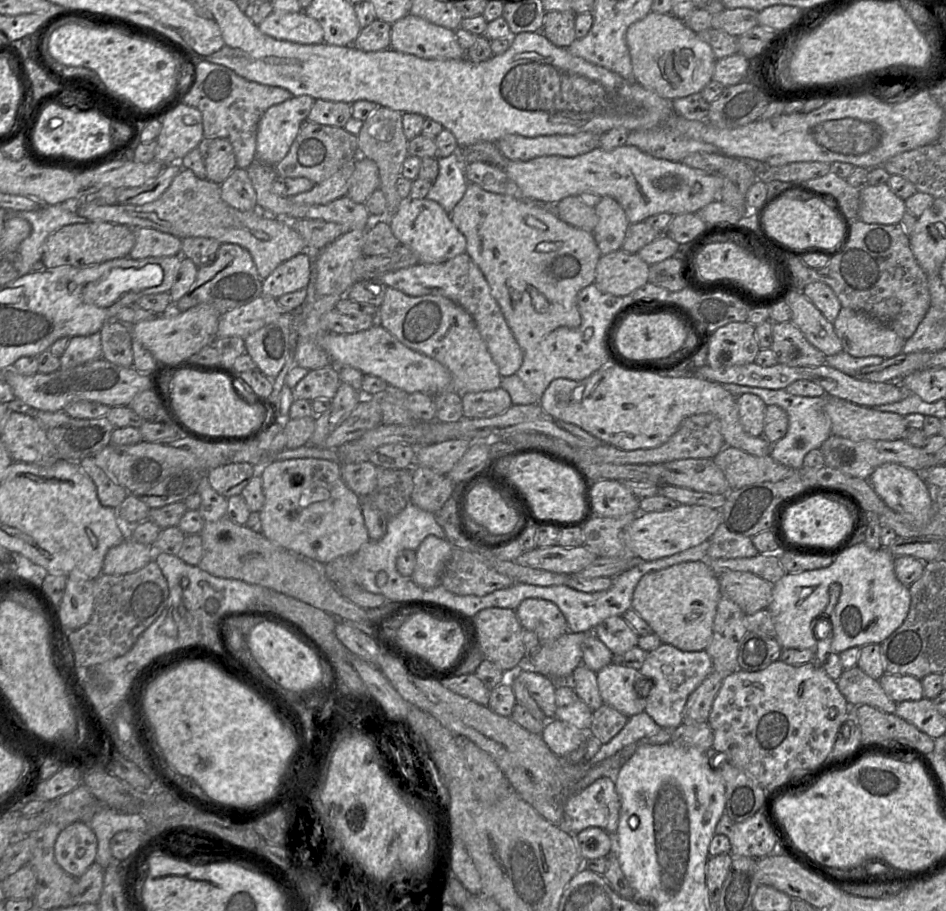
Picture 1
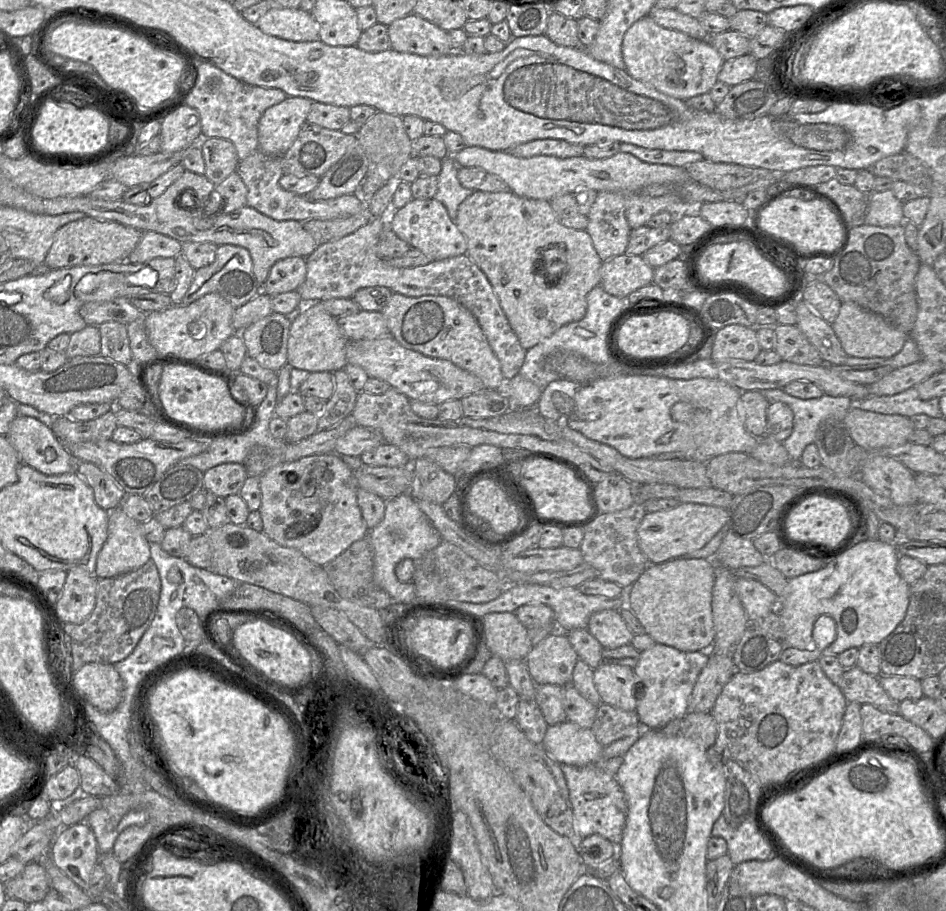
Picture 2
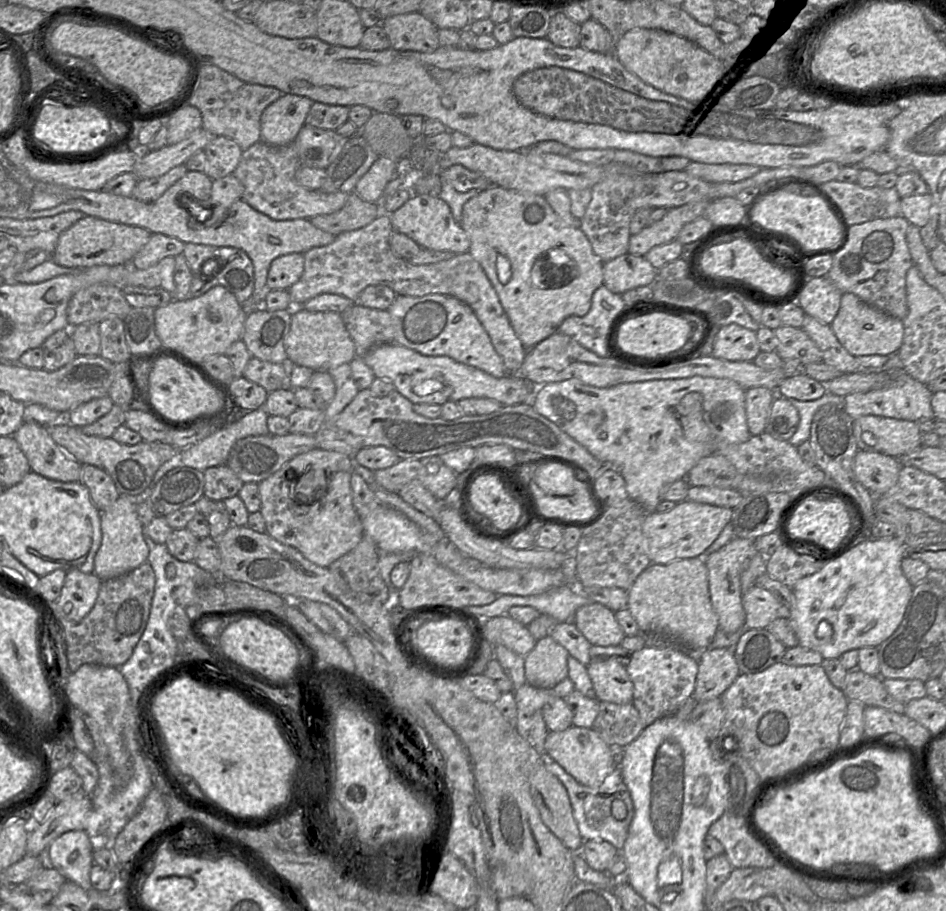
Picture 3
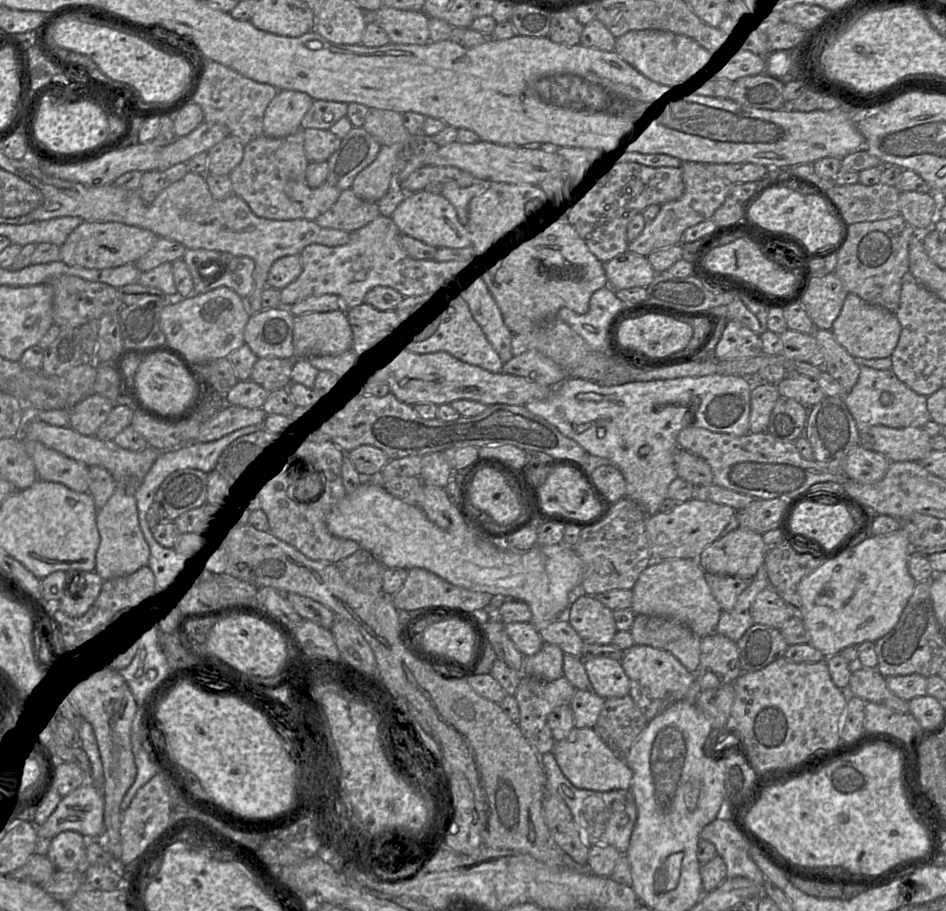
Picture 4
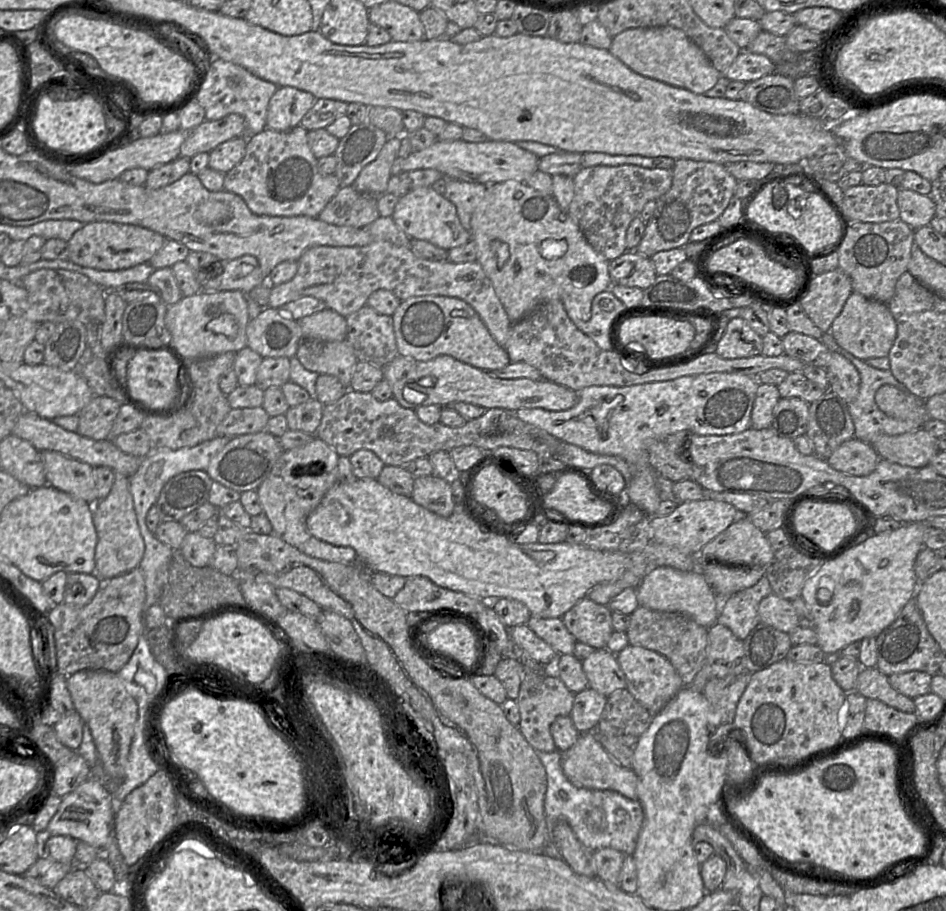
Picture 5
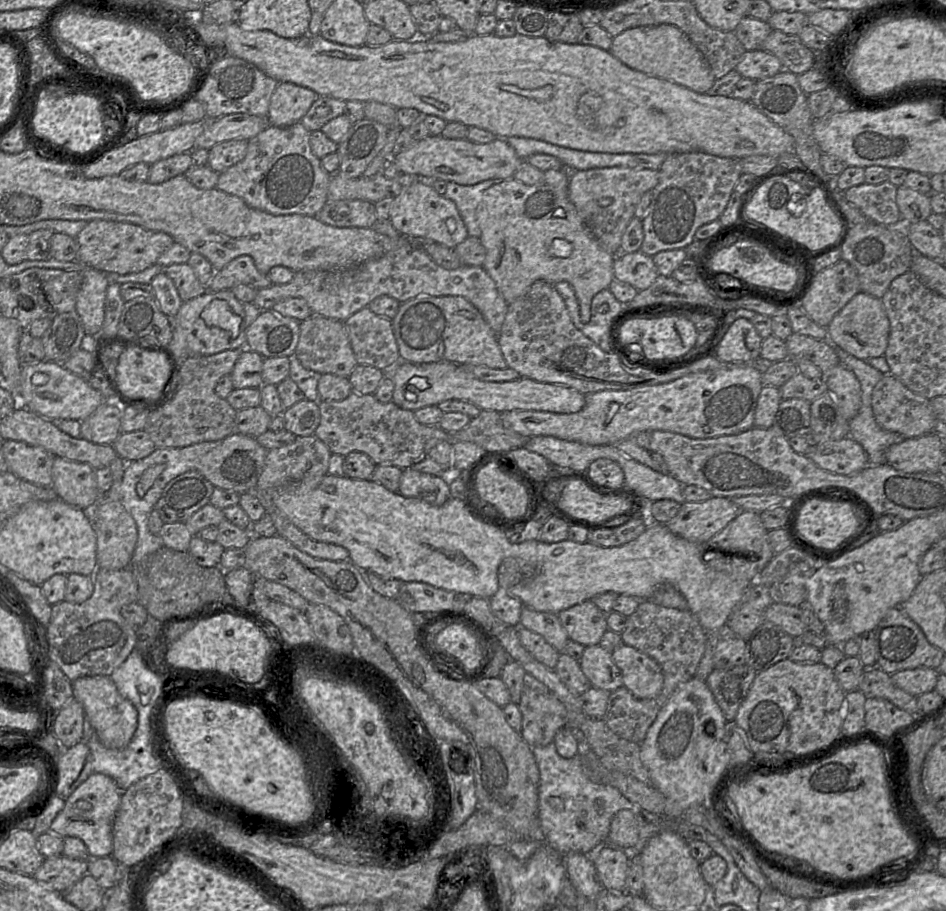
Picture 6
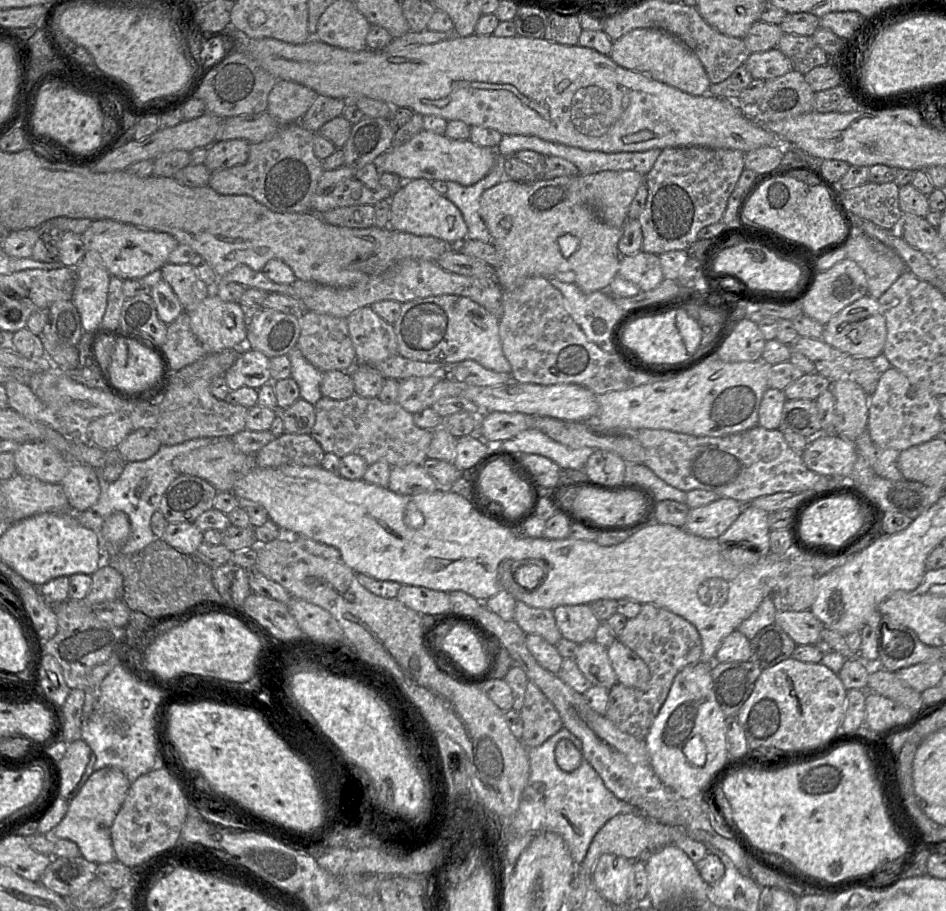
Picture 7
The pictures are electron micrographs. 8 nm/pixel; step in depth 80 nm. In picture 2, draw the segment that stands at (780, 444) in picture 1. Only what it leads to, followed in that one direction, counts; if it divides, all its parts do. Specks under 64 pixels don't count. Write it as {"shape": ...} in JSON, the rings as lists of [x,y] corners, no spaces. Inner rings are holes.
{"shape":[[[783,389],[760,391],[770,403],[783,402],[794,414],[793,431],[782,443],[791,461],[799,462],[805,447],[814,443],[819,425],[826,419],[844,420],[851,409],[850,397],[823,394],[820,398],[800,399]]]}

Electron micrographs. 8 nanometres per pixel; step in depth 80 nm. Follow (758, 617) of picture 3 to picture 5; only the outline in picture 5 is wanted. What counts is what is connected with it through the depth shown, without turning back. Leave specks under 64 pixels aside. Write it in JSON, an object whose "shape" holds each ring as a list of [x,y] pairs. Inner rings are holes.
{"shape":[[[771,593],[761,600],[758,606],[760,622],[782,632],[789,633],[799,626],[796,611],[790,600]]]}

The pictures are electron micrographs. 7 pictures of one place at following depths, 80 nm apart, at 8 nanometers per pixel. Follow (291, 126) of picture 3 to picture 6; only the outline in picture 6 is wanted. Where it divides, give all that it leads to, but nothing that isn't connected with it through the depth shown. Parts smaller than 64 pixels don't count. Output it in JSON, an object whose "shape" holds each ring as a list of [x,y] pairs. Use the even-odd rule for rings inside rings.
{"shape":[[[279,82],[270,98],[268,124],[289,126],[300,121],[317,96],[309,88],[291,82]]]}

